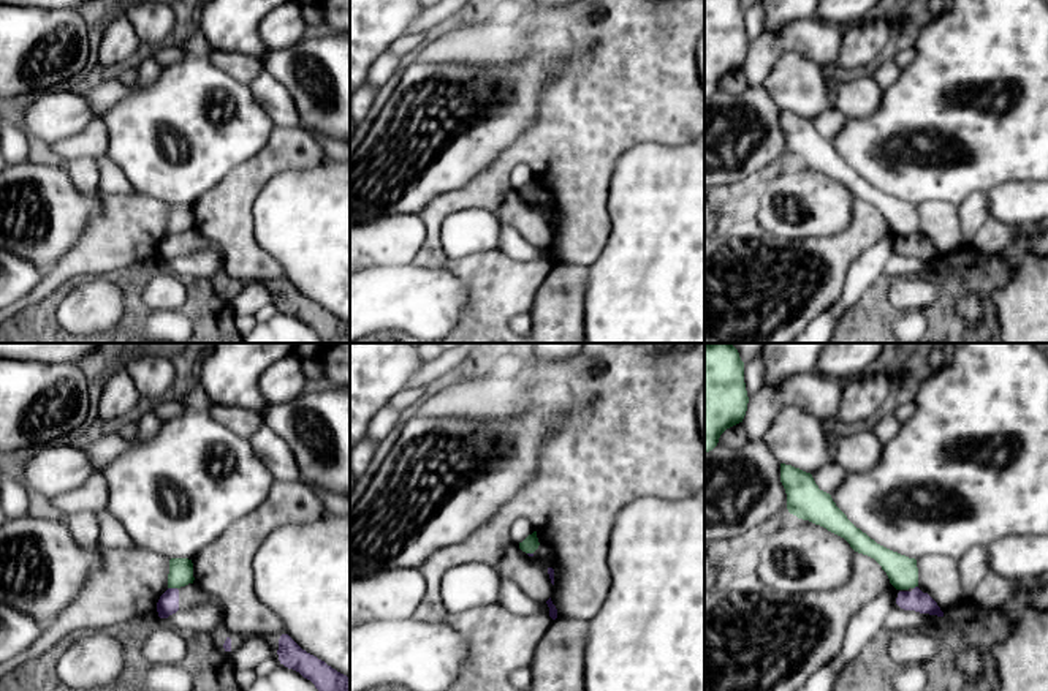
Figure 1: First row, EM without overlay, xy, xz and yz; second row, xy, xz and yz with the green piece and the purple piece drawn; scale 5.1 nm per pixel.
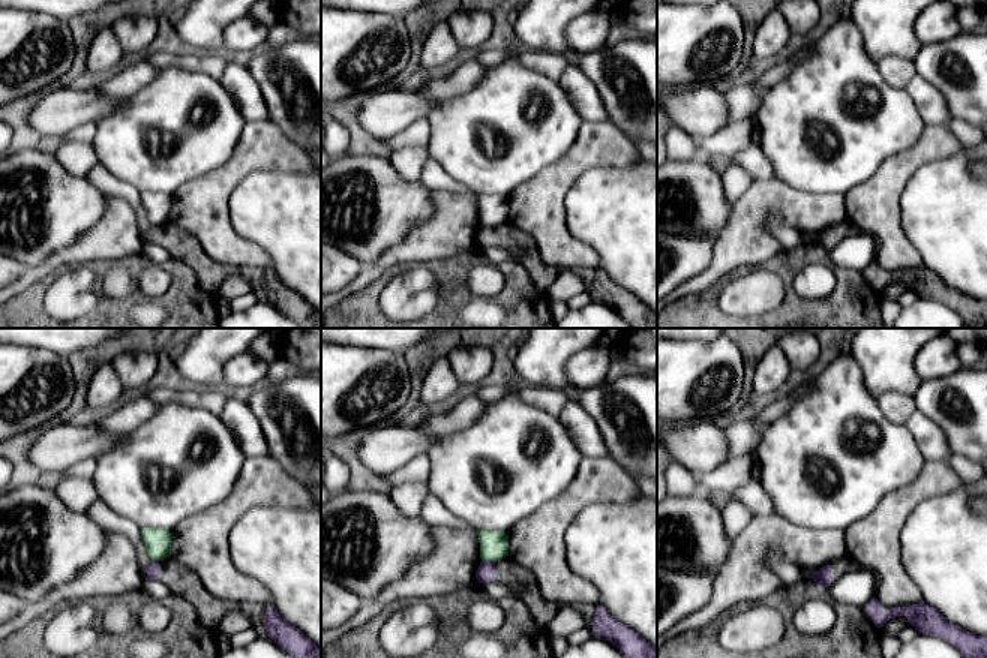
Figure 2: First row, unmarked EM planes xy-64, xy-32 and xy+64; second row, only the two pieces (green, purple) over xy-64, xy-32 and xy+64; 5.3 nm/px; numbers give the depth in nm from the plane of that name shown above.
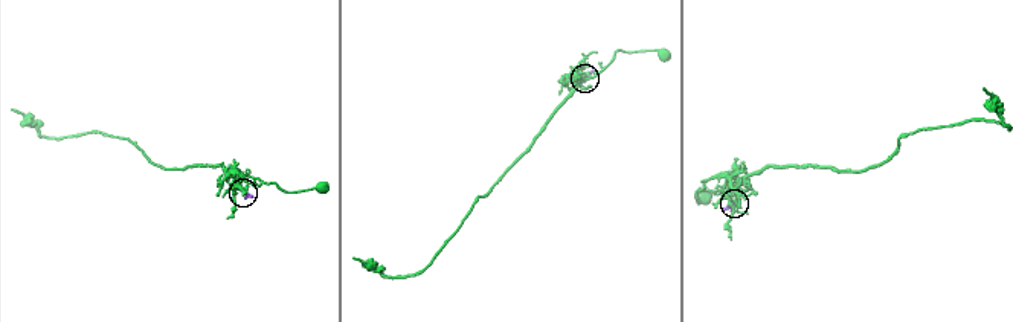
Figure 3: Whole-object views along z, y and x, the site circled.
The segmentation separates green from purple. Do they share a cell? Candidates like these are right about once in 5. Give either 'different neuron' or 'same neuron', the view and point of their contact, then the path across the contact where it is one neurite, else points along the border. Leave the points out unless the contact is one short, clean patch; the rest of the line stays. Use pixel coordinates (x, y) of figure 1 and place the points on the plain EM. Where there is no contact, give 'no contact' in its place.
different neuron; contact xy (173, 233); border xy (168, 233), (176, 234)

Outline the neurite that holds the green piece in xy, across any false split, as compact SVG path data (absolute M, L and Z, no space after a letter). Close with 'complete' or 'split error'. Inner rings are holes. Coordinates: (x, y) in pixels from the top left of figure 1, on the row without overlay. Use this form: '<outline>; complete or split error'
M171 204L169 206L169 220L168 220L168 234L180 234L188 229L193 229L193 209L188 204Z; complete

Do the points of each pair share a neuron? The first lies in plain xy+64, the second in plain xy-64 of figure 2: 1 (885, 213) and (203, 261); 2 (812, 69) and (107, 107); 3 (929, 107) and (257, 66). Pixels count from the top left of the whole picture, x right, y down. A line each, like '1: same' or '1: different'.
1: different
2: different
3: different

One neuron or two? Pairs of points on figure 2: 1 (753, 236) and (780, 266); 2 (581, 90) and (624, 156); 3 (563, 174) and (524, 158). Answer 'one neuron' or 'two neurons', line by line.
1: two neurons
2: two neurons
3: two neurons

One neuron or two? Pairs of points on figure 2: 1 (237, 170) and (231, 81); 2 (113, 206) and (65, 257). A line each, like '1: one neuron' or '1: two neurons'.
1: two neurons
2: one neuron

